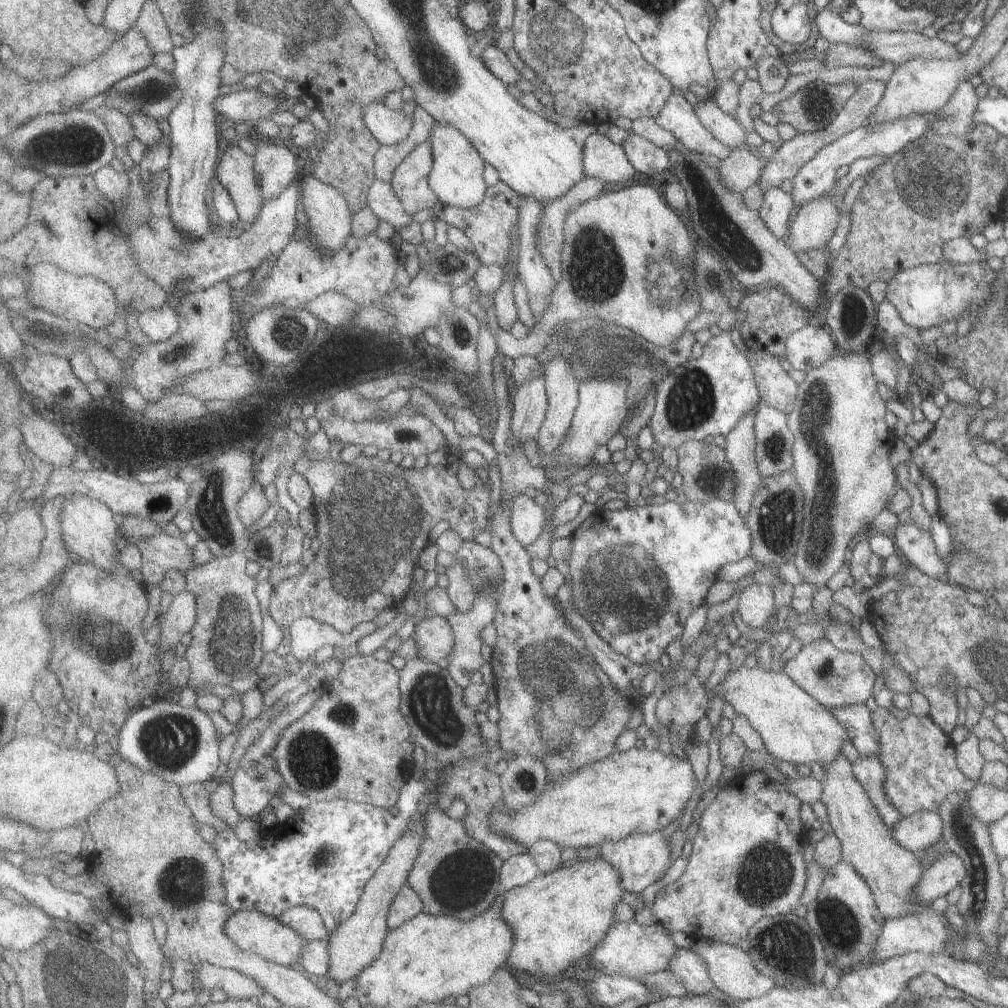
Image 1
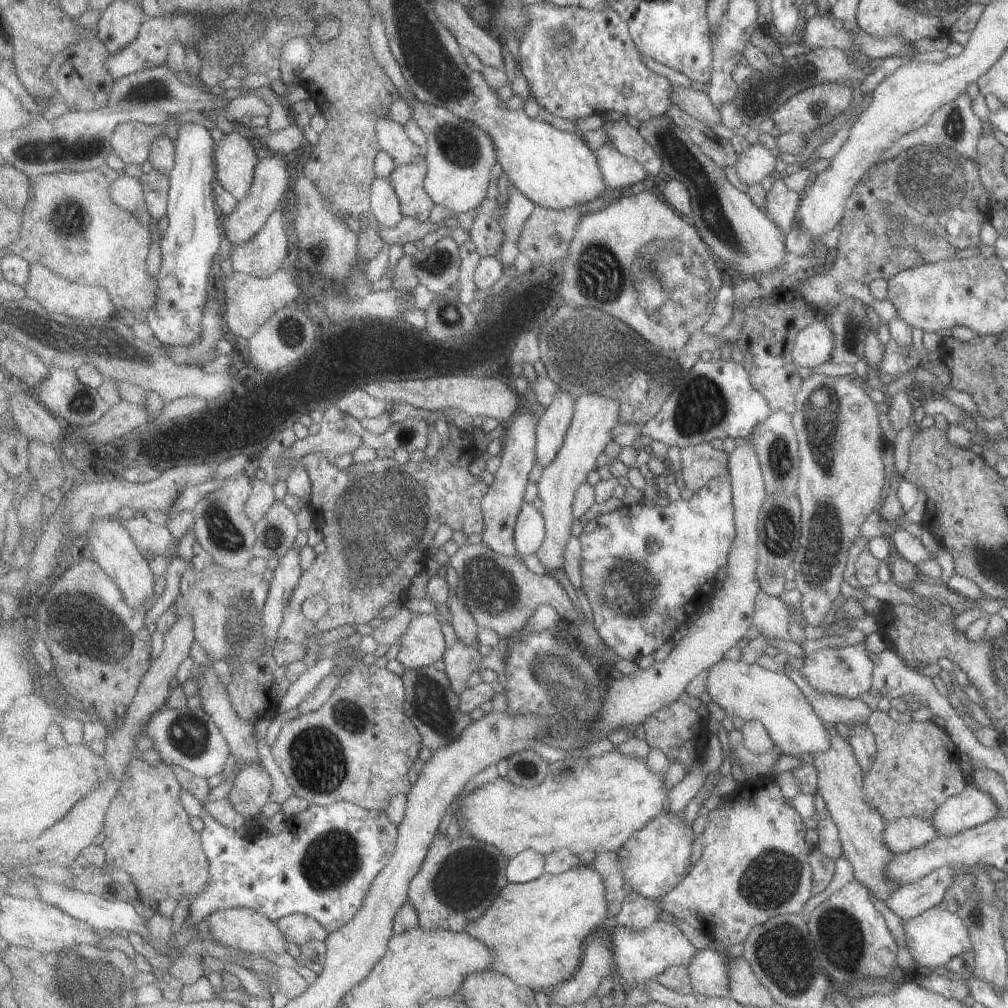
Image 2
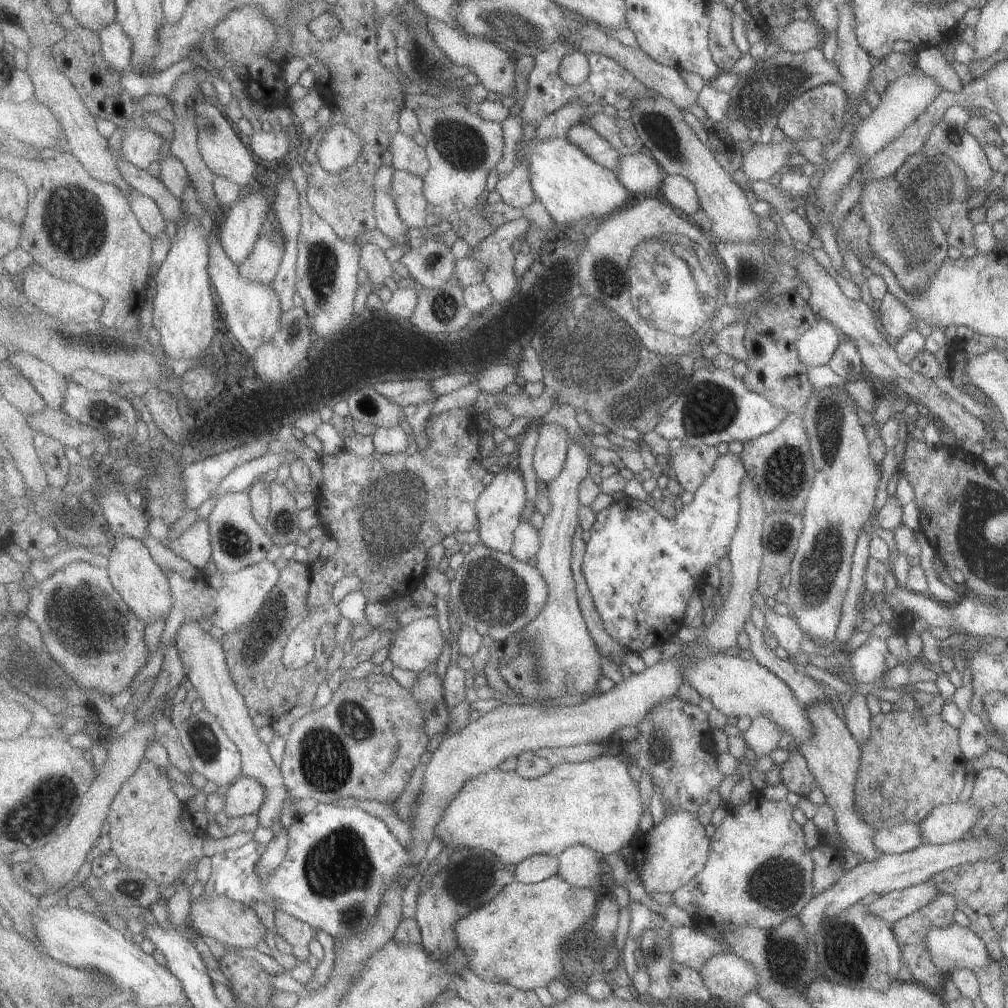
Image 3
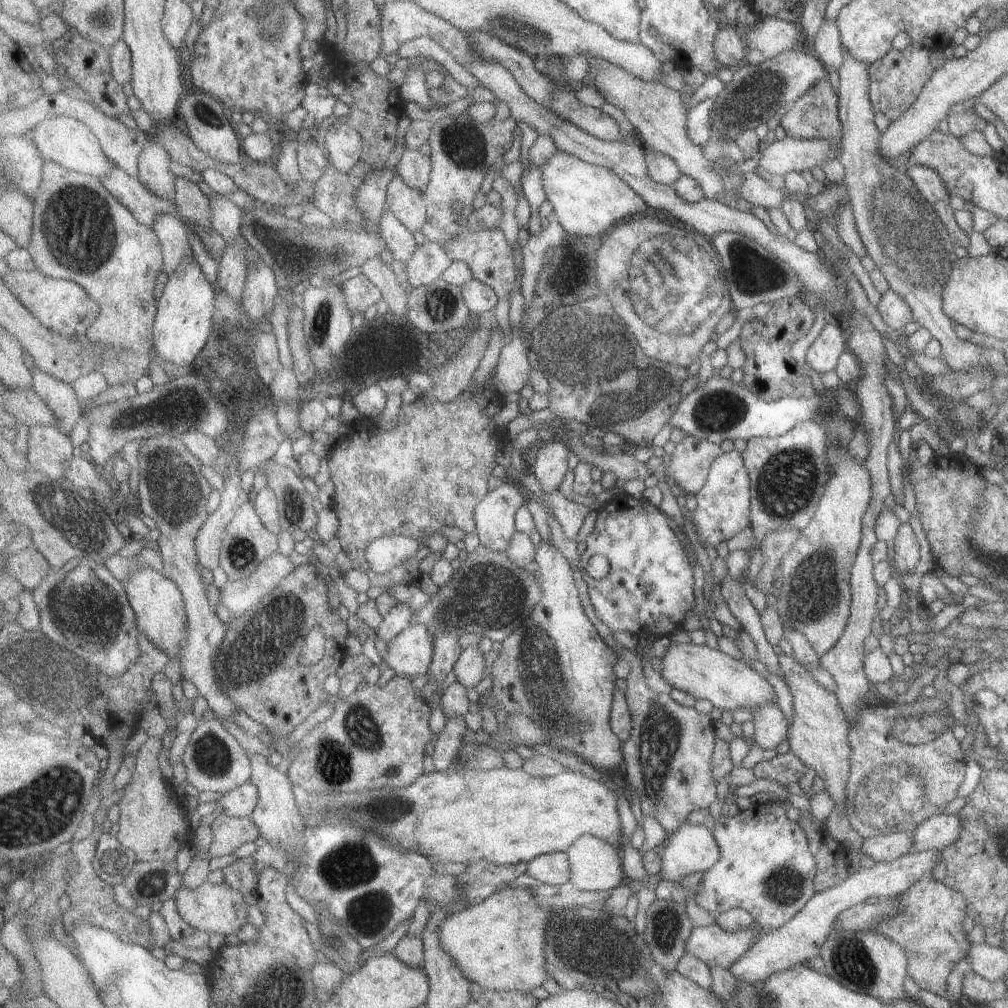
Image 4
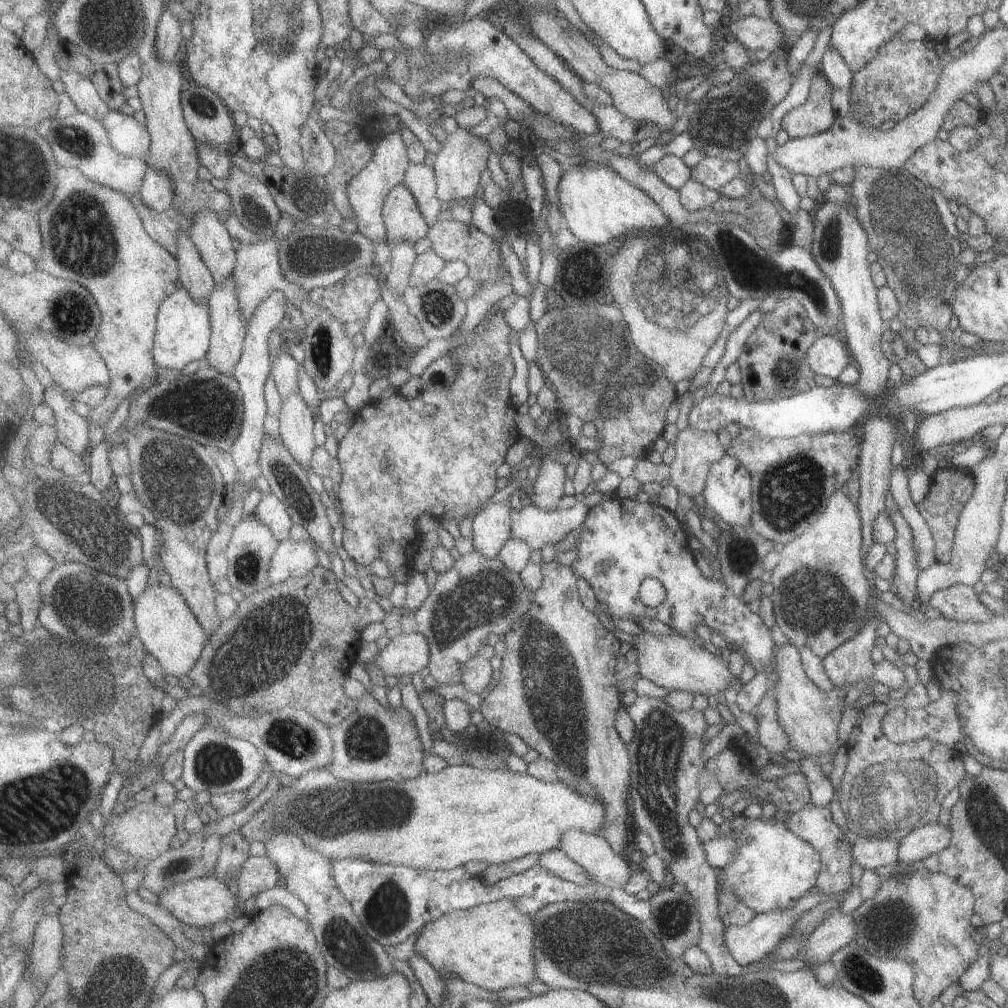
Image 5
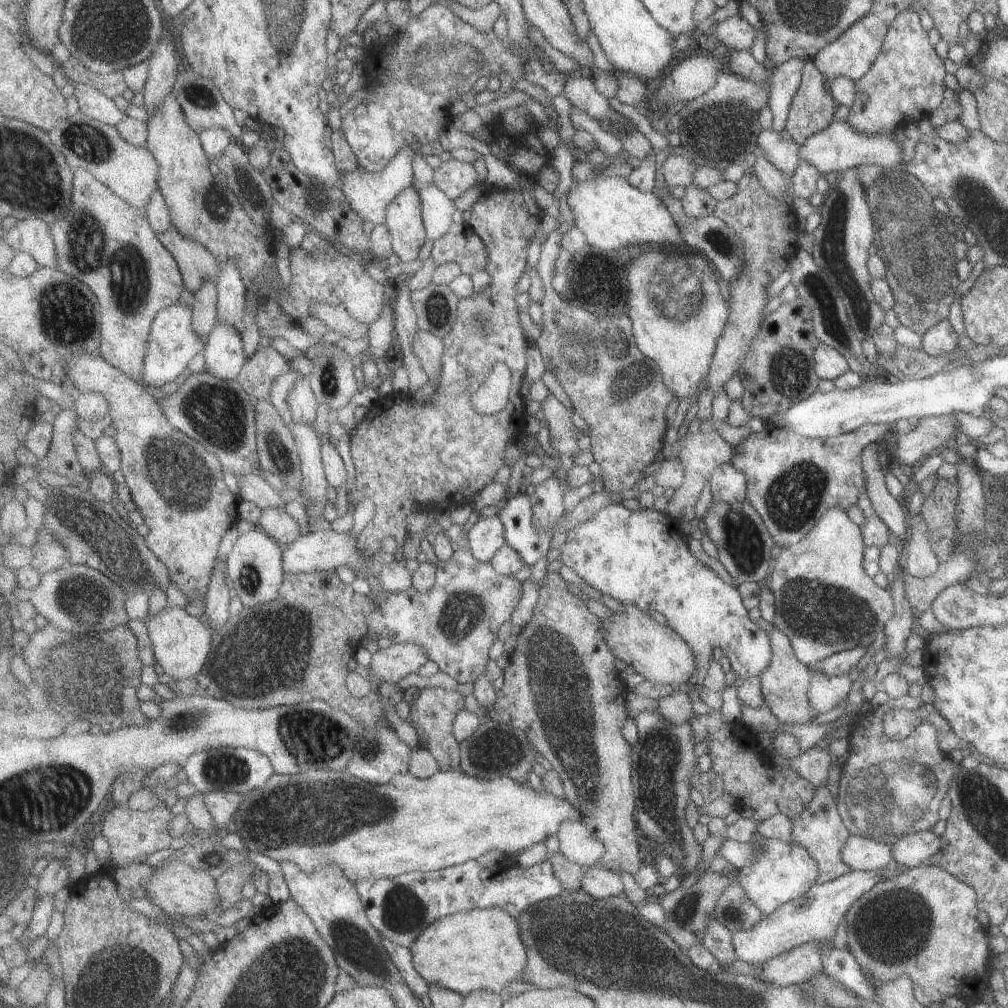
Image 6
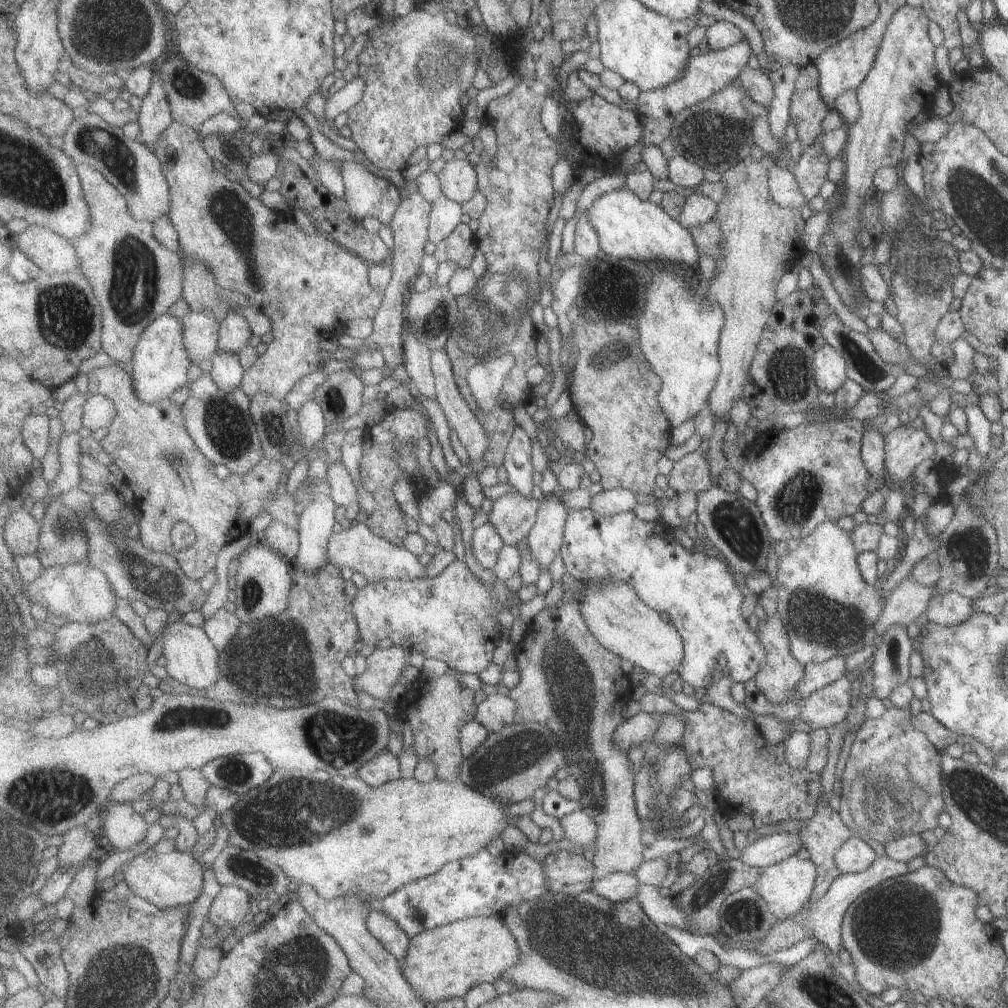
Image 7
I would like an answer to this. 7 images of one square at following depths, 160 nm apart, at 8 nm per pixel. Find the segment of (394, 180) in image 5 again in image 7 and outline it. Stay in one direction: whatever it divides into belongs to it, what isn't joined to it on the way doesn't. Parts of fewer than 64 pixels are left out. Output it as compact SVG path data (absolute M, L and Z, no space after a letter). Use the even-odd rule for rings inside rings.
M343 161L341 166L343 181L346 187L344 201L350 210L350 216L355 219L375 218L382 225L390 224L399 207L400 190L393 182L378 178L371 174L363 164L355 161Z

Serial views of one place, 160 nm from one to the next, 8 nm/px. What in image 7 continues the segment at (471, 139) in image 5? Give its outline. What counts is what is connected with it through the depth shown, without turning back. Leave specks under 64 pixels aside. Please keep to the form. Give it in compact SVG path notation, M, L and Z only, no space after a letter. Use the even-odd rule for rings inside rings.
M474 158L451 159L438 173L443 195L456 202L473 198L478 189L478 172L474 168Z

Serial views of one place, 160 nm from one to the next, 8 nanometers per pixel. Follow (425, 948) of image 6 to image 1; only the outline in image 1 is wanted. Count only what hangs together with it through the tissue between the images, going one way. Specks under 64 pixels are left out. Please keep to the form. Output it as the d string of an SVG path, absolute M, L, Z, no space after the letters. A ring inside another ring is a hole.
M576 858L563 864L556 871L545 873L520 887L503 891L502 919L512 928L513 948L510 950L507 968L519 974L531 974L532 978L556 980L571 973L580 956L589 954L606 937L614 924L616 904L622 900L625 889L621 872L605 859L583 860Z

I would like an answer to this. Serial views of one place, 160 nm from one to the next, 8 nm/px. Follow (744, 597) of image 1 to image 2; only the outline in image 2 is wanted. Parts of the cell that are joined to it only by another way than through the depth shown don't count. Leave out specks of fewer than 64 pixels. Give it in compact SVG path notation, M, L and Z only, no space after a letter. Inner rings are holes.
M763 590L758 594L756 602L754 624L760 634L765 635L768 639L791 640L788 604L785 604L779 597L769 596Z

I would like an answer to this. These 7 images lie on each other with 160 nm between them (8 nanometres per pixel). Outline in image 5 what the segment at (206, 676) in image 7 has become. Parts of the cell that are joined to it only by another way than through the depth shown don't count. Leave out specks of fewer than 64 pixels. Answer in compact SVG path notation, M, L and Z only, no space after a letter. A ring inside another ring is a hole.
M158 584L148 586L146 591L135 599L136 630L144 642L147 652L151 653L165 669L167 676L188 675L198 664L203 649L209 644L210 636L198 621L196 614L187 604L186 598L175 588Z

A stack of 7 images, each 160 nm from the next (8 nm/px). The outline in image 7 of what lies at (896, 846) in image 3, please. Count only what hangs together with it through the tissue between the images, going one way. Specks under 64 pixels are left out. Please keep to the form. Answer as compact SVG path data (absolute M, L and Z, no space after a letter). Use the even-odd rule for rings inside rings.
M853 834L843 842L843 846L836 853L837 868L841 875L865 870L877 856L873 849L861 837Z

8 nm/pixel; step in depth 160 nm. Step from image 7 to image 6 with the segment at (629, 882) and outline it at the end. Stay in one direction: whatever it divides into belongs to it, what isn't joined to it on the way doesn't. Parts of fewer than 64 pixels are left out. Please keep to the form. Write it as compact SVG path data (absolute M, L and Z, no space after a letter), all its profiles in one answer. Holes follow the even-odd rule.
M595 865L587 872L582 891L596 899L611 898L624 891L624 880L619 873Z

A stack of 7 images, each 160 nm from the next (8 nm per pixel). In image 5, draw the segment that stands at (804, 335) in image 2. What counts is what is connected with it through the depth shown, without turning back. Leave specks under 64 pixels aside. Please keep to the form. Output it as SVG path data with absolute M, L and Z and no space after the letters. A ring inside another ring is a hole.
M829 335L822 336L807 353L807 360L816 374L822 374L833 378L838 382L838 376L843 372L847 365L851 364L851 354L847 350L842 338Z

